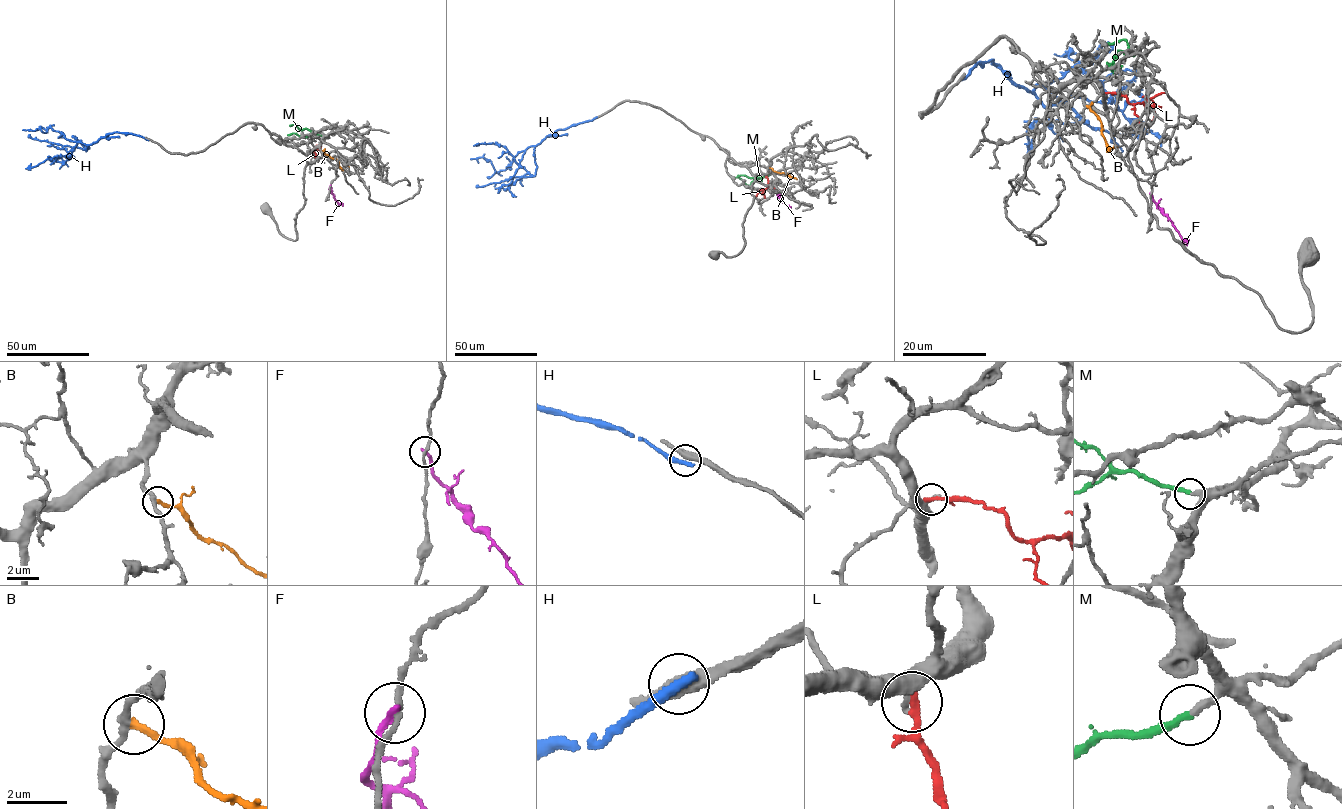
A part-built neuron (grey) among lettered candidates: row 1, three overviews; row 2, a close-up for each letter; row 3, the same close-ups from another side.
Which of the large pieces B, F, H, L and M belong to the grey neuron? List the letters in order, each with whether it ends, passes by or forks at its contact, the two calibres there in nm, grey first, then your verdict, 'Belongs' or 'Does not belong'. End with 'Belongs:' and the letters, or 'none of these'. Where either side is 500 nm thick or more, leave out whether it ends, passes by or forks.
B: It ends there. Thickness 260 nm (grey) against 240 nm. Does not belong
F: It ends there. Thickness 180 nm (grey) against 240 nm. Does not belong
H: It ends there. Thickness 440 nm (grey) against 380 nm. Does not belong
L: It ends there. Thickness 480 nm (grey) against 300 nm. Does not belong
M: It ends there. Thickness 260 nm (grey) against 260 nm. Belongs
Belongs: M

